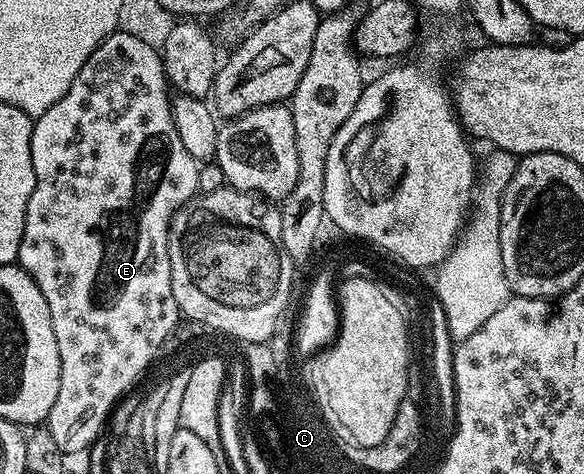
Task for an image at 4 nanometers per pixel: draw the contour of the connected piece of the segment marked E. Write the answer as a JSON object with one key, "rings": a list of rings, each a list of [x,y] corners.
{"rings":[[[116,31],[110,37],[105,38],[93,51],[93,55],[89,55],[89,59],[85,59],[85,67],[81,67],[81,71],[77,71],[77,79],[73,79],[73,87],[69,87],[69,91],[65,91],[65,95],[61,99],[57,99],[57,103],[53,103],[53,107],[49,107],[49,111],[45,111],[39,117],[34,118],[31,127],[31,154],[33,155],[33,171],[35,172],[35,190],[29,199],[29,207],[25,215],[25,231],[21,235],[21,247],[19,248],[19,260],[17,262],[19,268],[23,269],[33,279],[33,283],[37,283],[37,287],[41,291],[41,295],[45,295],[45,303],[49,303],[49,315],[53,319],[53,335],[57,335],[57,351],[61,354],[61,387],[57,387],[57,399],[53,402],[53,411],[49,411],[45,422],[45,428],[51,433],[57,449],[64,455],[70,453],[79,453],[82,449],[87,449],[99,437],[99,432],[102,431],[103,425],[108,424],[109,418],[112,416],[116,405],[120,404],[121,396],[147,368],[152,368],[153,362],[158,358],[159,348],[161,343],[165,343],[170,337],[176,325],[181,320],[181,314],[177,303],[173,299],[173,287],[171,286],[171,264],[169,263],[169,251],[167,250],[167,232],[171,226],[171,218],[185,202],[191,200],[197,193],[197,175],[199,174],[199,165],[193,159],[193,155],[189,155],[189,151],[185,151],[185,143],[181,143],[181,135],[177,135],[177,127],[173,123],[173,115],[171,114],[172,98],[169,94],[169,82],[165,74],[163,74],[163,59],[160,50],[154,49],[146,43],[137,39],[134,35],[129,35]]]}

